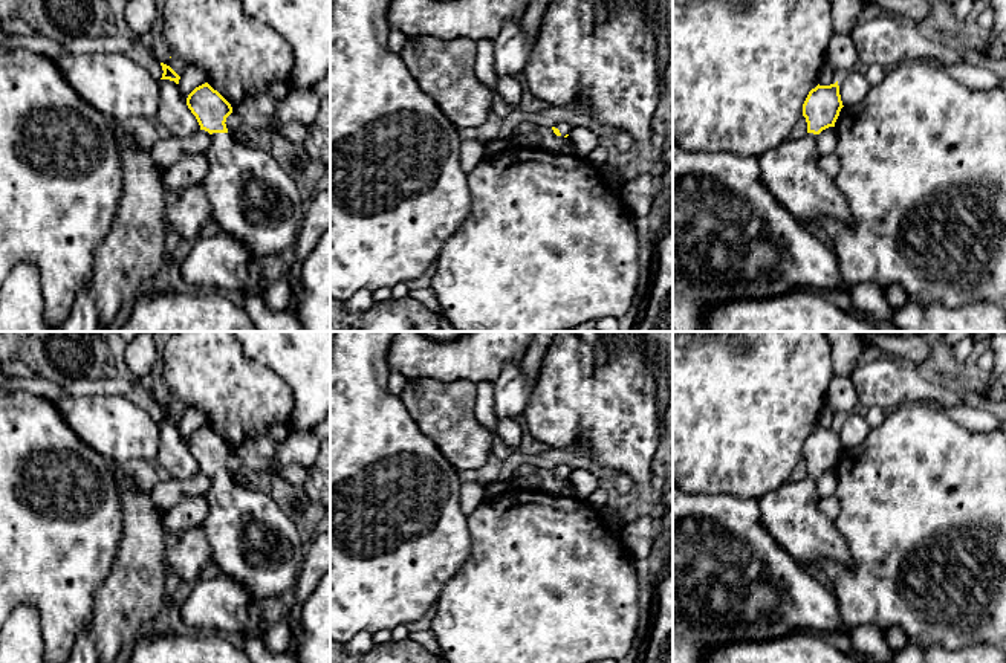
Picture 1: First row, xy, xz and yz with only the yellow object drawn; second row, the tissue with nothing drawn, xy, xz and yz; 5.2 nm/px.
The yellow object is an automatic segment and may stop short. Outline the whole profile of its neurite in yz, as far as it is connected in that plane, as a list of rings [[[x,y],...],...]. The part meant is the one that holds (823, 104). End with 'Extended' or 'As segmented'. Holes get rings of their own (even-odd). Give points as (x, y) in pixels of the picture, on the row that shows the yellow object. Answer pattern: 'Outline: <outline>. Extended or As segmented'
Outline: [[[838,81],[812,89],[803,104],[807,133],[798,141],[784,141],[758,156],[761,180],[767,192],[798,222],[816,225],[819,217],[853,226],[847,200],[819,167],[818,134],[835,127],[842,108]]]. Extended

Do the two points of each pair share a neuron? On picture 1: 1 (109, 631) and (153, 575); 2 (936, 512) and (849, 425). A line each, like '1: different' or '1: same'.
1: same
2: different

